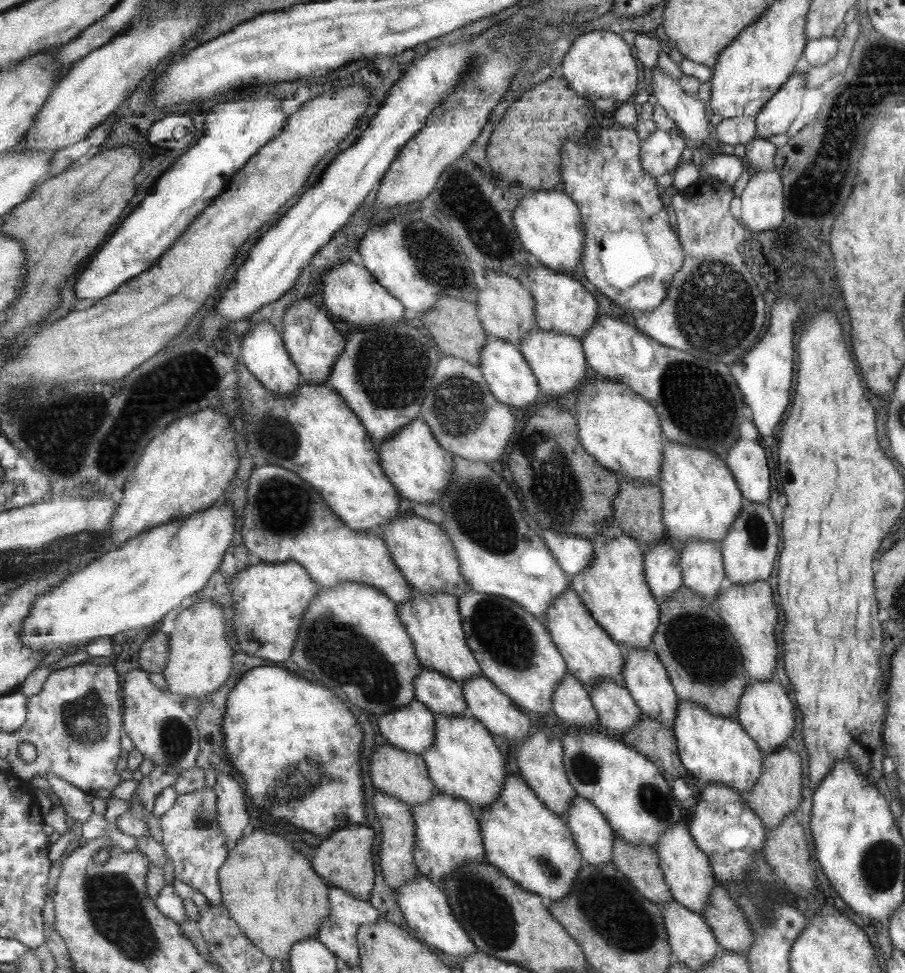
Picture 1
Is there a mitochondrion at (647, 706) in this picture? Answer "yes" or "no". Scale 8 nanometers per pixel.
no

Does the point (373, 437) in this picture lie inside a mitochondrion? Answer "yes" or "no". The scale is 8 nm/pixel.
no

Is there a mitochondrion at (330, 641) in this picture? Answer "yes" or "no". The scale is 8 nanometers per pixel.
yes

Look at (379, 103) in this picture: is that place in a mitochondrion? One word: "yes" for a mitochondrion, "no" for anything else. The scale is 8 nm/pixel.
no

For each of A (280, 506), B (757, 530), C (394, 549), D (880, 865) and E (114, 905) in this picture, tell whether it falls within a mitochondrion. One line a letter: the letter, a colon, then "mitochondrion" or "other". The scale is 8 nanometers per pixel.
A: mitochondrion
B: mitochondrion
C: other
D: mitochondrion
E: mitochondrion

